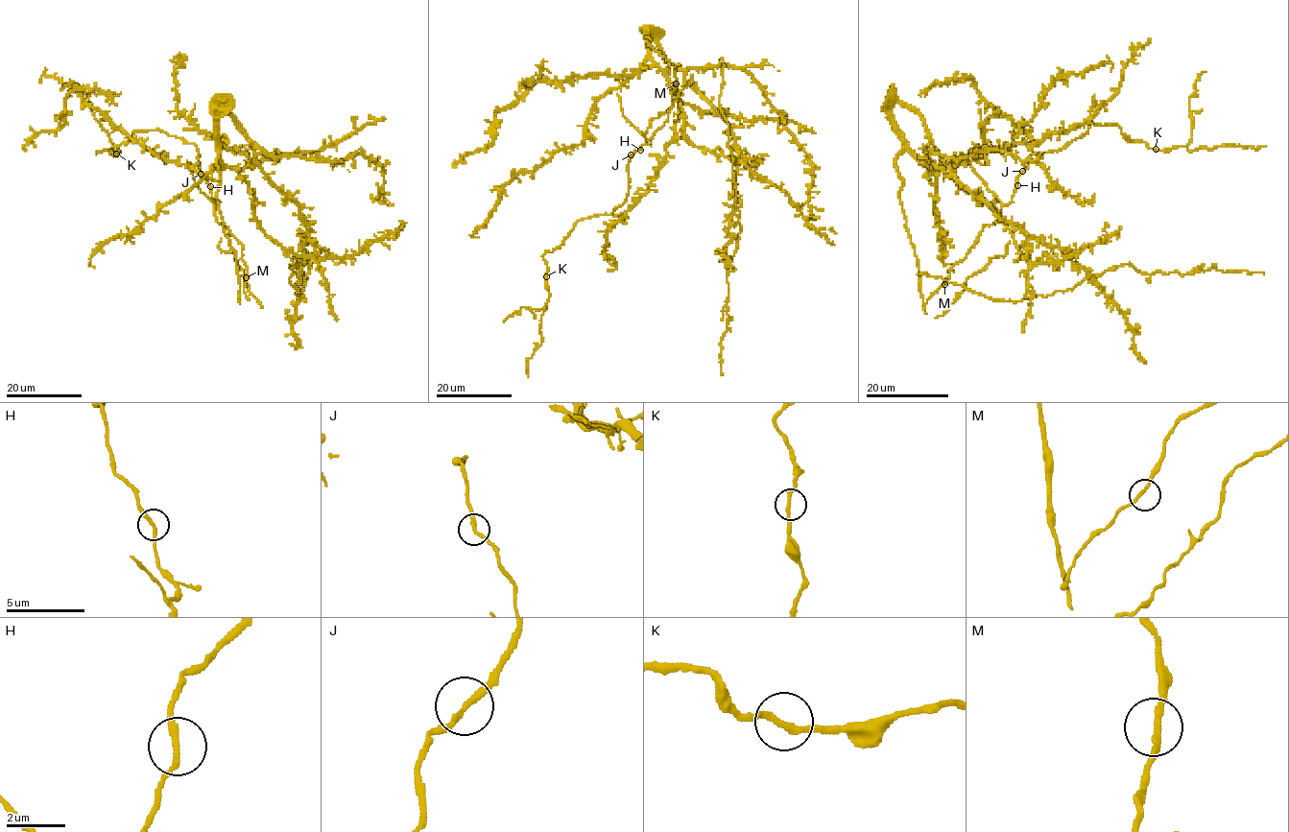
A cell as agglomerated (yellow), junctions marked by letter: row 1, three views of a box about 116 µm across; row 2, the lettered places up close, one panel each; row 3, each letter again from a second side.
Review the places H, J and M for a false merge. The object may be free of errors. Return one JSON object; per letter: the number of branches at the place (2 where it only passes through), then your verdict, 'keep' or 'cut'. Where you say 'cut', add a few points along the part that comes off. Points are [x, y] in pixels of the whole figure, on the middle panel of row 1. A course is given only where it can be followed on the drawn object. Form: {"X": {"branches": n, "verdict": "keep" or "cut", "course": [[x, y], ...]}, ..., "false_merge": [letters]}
{"H": {"branches": 2, "verdict": "keep"}, "J": {"branches": 2, "verdict": "keep"}, "M": {"branches": 2, "verdict": "keep"}, "false_merge": []}

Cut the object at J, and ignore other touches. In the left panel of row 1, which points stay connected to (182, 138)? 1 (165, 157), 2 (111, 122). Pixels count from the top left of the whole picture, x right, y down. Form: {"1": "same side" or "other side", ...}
{"1": "other side", "2": "other side"}

